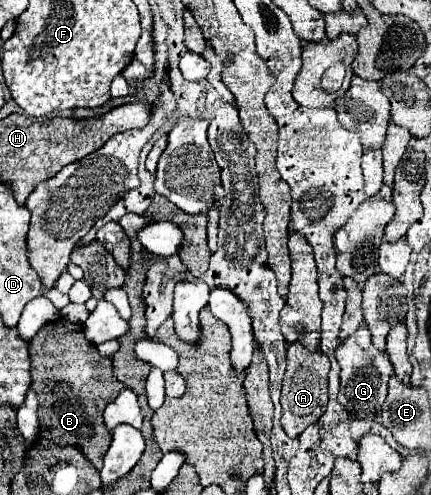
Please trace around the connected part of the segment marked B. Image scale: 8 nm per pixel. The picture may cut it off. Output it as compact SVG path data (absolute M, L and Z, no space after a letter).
M59 318L45 324L29 342L31 388L39 398L39 432L43 438L61 446L77 446L93 466L103 466L103 456L111 442L111 432L103 426L103 408L115 400L123 384L111 372L111 360L103 358L85 340L83 326Z

